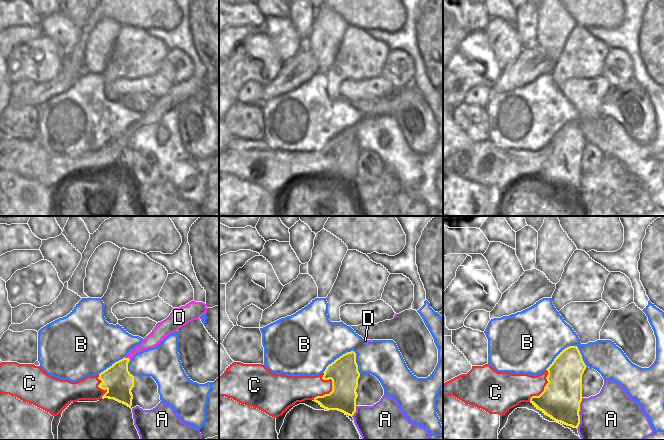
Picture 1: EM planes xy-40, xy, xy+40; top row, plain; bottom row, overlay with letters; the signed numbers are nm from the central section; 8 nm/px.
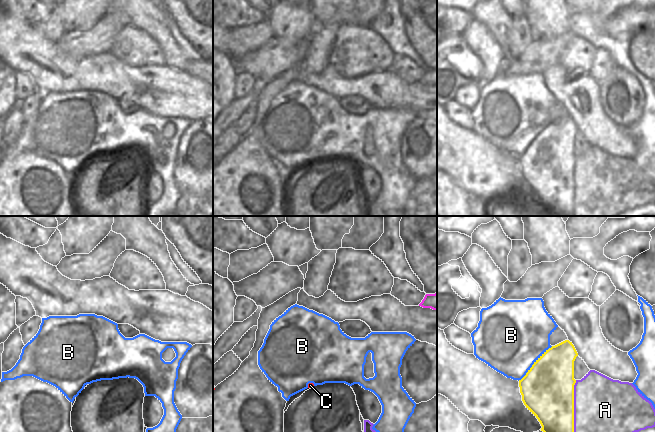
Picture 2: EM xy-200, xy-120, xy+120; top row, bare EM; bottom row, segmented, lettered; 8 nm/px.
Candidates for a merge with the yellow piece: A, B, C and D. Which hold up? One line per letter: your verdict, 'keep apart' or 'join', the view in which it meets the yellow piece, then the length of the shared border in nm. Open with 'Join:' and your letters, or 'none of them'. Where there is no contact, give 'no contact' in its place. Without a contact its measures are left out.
Join: none of them
A: keep apart; contact in xy+40; length 260 nm
B: keep apart; contact in xy+40; length 340 nm
C: keep apart; contact in xy; length 240 nm
D: keep apart; contact in xy-40; length 60 nm

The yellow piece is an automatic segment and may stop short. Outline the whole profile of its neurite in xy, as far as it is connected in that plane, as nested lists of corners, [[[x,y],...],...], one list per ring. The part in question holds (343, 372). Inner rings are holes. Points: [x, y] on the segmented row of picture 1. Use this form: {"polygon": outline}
{"polygon": [[[351,351],[343,354],[329,364],[323,373],[323,380],[332,380],[332,391],[315,397],[313,401],[327,410],[338,410],[353,416],[356,412],[356,389],[360,377],[356,353]]]}

